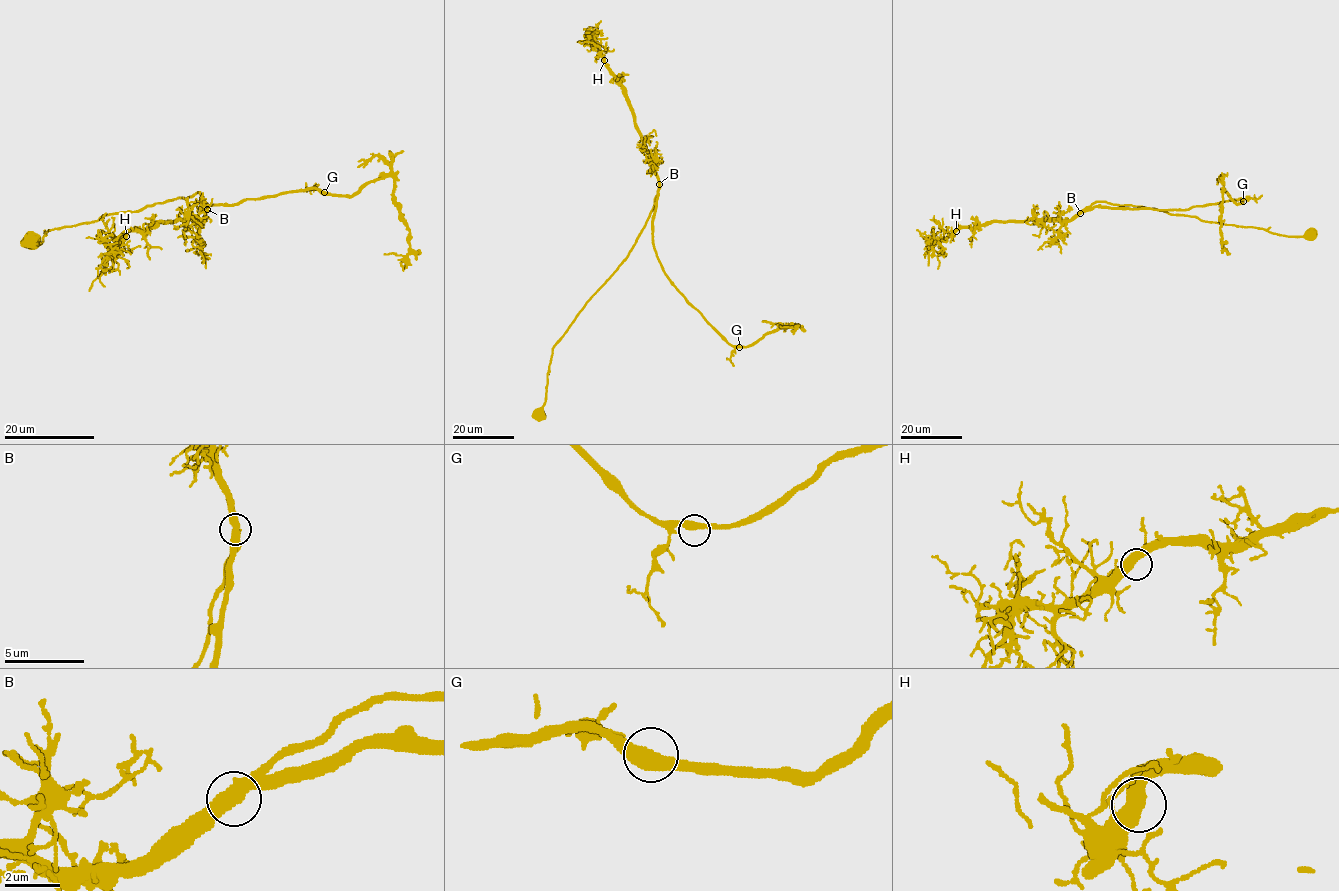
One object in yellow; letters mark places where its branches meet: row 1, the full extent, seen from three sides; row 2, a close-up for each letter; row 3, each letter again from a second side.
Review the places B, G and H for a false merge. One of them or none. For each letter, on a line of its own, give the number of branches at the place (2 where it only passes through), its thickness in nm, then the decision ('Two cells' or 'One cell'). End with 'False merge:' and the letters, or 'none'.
B: Branches: 2. Thickness 480 nm. One cell
G: Branches: 2. Thickness 480 nm. One cell
H: Branches: 2. Thickness 500 nm. One cell
False merge: none

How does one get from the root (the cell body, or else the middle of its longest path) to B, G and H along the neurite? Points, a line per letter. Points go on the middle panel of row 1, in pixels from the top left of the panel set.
B: (538, 414), (545, 400), (553, 346), (627, 256), (653, 207), (659, 184)
G: (538, 414), (545, 400), (553, 346), (627, 256), (658, 189), (652, 244), (663, 272), (730, 344), (739, 347)
H: (538, 414), (545, 400), (553, 346), (627, 256), (658, 188), (626, 90), (604, 60)

